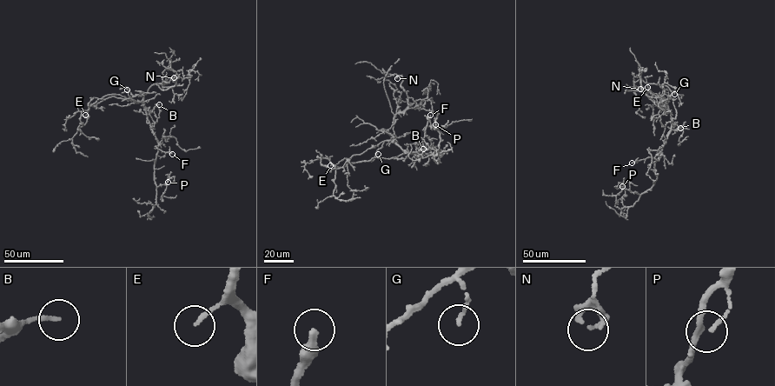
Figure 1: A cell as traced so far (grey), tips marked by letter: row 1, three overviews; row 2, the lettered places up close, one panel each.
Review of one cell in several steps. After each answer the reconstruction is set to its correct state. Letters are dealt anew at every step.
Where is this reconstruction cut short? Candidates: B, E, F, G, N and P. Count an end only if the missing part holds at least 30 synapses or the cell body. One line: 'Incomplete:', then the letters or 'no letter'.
Incomplete: B, F

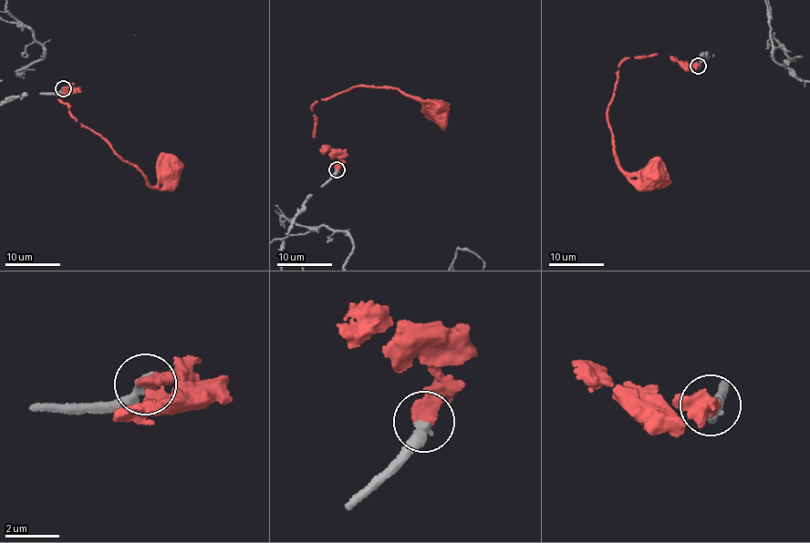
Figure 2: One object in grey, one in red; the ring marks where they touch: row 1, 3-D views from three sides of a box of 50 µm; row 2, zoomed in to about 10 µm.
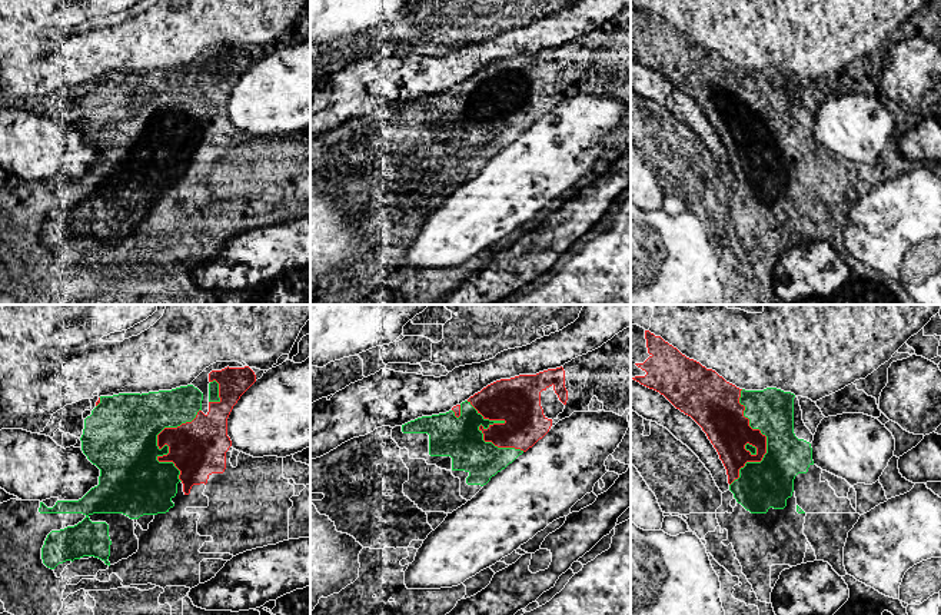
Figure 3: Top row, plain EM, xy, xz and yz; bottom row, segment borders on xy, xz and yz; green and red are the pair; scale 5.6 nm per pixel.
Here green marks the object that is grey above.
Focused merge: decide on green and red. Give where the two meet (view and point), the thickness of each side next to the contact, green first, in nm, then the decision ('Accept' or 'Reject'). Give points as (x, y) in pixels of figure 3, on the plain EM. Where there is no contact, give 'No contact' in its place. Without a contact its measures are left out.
Touches green at xz (482, 116). Thickness 240 nm (green) against 240 nm. Accept

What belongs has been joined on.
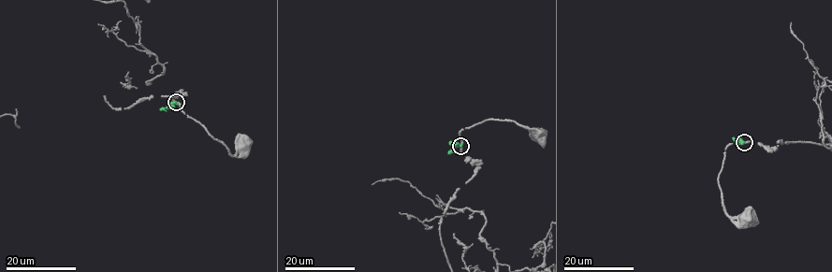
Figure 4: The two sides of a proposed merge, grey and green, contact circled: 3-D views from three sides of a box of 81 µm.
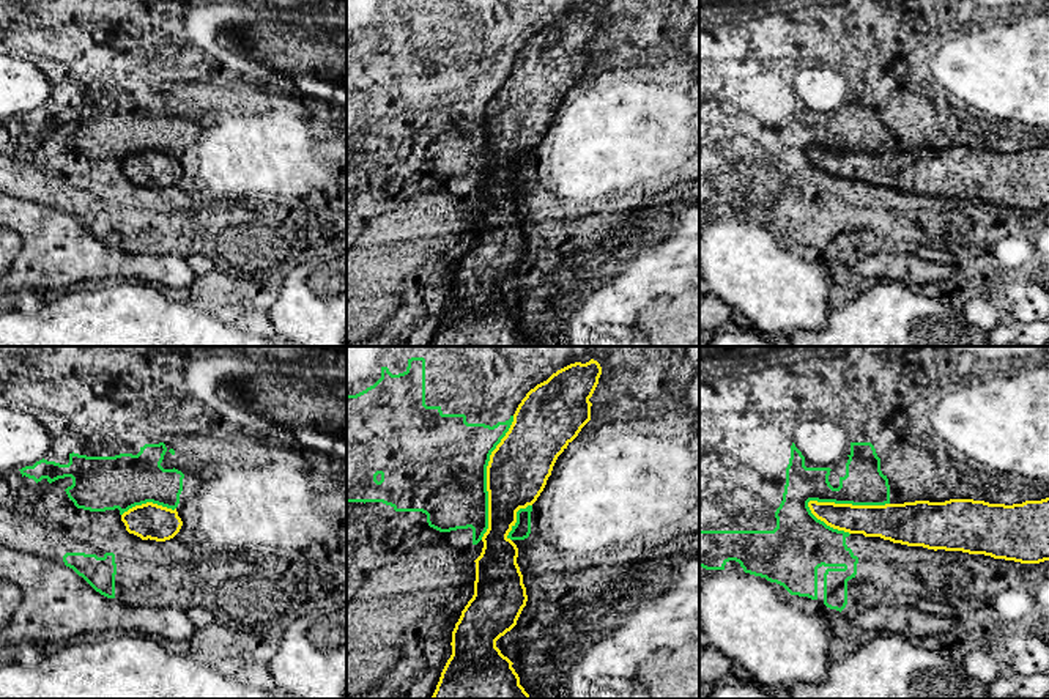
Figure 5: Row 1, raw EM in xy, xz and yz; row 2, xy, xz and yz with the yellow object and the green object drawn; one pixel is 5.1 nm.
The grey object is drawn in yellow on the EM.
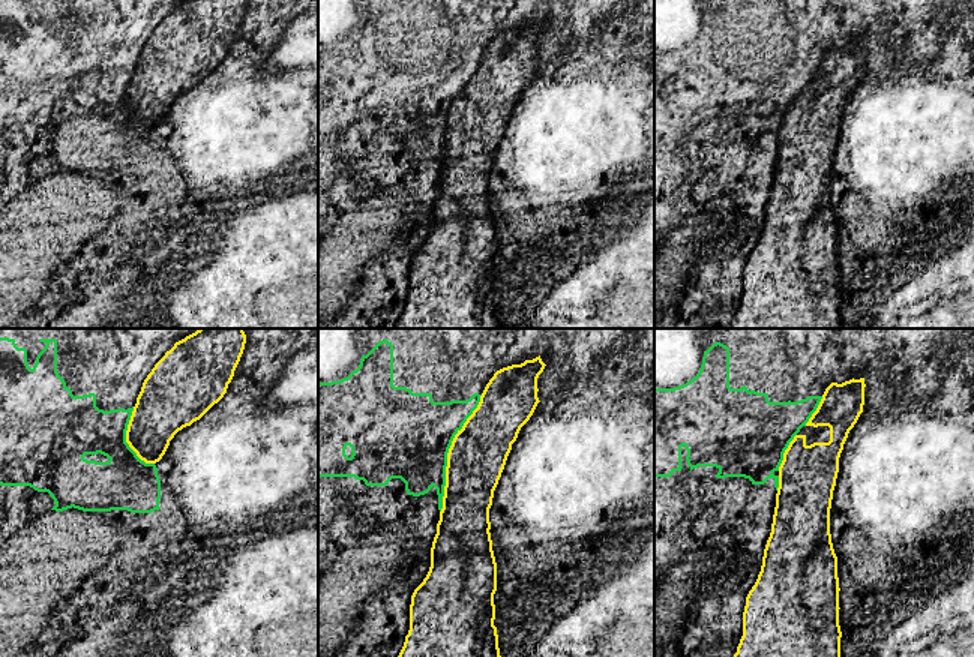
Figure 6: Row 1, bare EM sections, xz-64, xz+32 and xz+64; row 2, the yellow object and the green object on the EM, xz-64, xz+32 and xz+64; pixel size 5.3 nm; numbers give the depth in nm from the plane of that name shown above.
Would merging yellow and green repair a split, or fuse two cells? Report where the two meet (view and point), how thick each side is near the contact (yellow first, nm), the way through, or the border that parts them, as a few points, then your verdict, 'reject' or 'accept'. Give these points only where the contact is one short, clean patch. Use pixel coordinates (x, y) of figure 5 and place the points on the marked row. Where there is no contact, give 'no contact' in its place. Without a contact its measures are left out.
contact yz (846, 504); calibres 190 and 220 nm; reject

